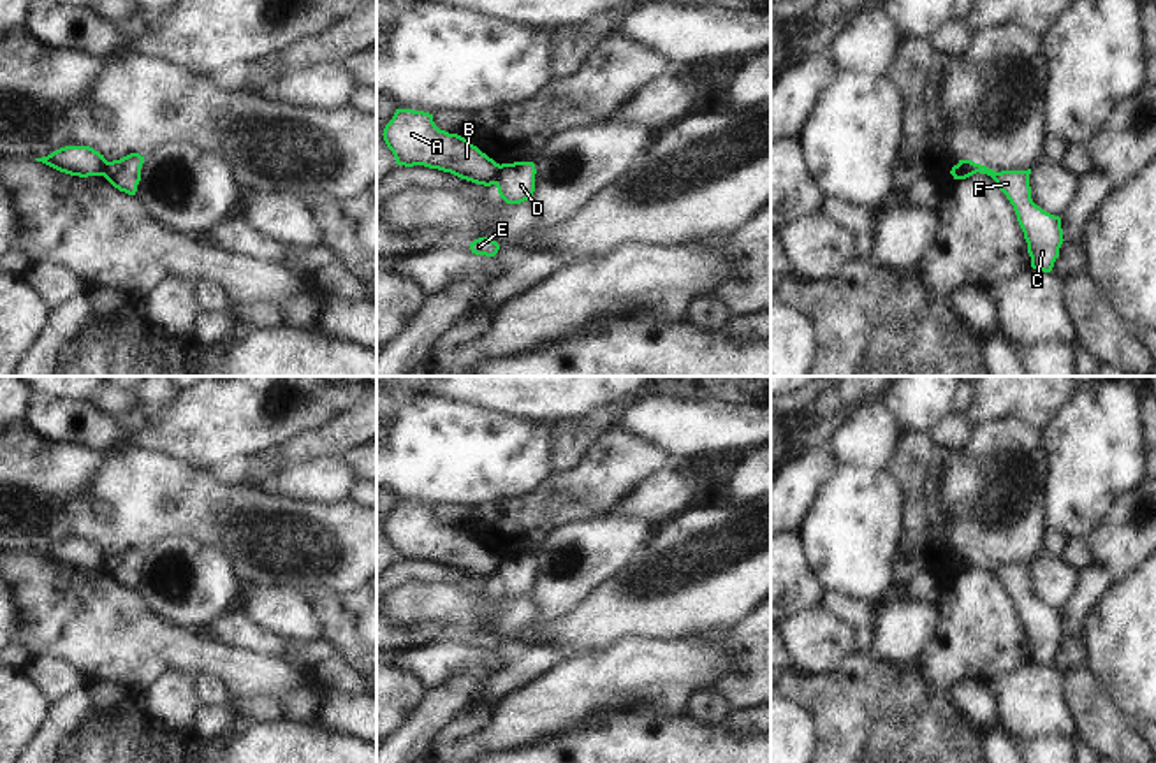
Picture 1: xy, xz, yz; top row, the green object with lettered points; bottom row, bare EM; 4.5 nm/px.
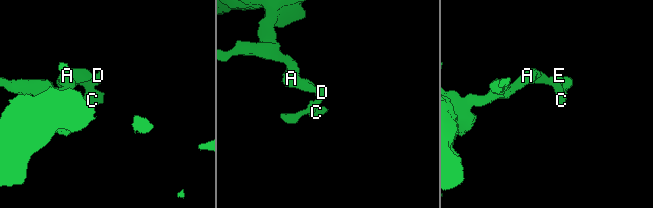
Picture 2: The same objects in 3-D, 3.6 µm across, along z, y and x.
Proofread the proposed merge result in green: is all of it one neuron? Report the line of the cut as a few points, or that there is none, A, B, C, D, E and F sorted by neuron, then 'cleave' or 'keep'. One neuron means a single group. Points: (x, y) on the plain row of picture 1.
cut in xz along (500, 559), (495, 577); A B / C D E F; cleave

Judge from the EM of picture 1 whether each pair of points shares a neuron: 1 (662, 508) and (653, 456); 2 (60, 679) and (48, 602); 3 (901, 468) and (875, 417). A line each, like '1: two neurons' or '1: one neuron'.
1: two neurons
2: two neurons
3: two neurons

